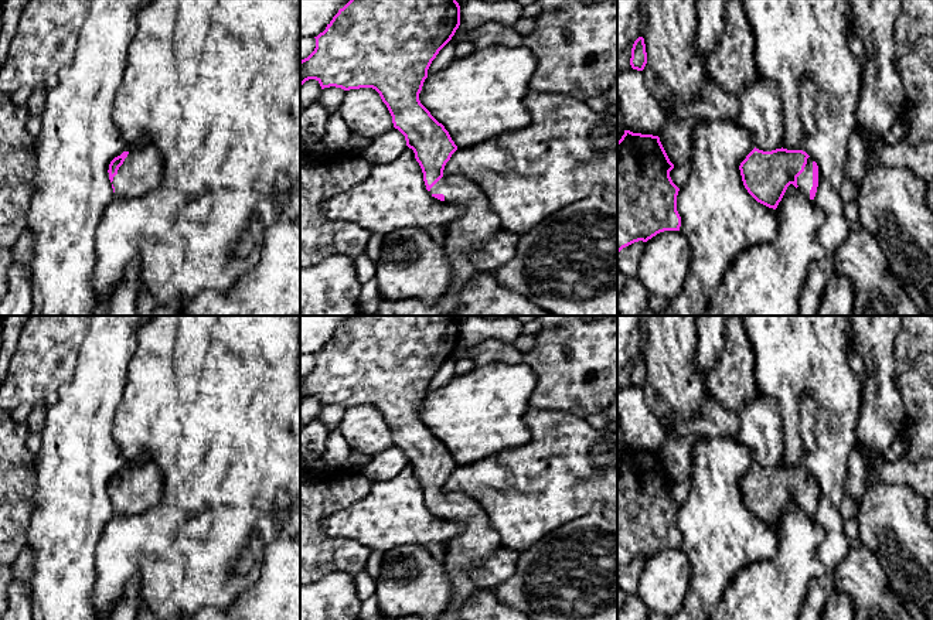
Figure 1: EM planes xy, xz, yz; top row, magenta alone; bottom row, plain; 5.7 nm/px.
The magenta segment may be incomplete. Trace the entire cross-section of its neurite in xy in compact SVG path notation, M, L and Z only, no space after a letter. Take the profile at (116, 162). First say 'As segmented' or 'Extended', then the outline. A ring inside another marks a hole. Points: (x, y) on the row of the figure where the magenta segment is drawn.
Extended. M153 144L123 151L109 164L109 180L118 198L140 197L163 178L163 159Z

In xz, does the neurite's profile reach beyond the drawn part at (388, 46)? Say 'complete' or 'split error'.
split error

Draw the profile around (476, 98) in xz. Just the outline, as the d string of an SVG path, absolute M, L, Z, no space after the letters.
M494 44L454 58L446 68L428 75L419 101L445 126L457 149L469 149L531 122L524 98L535 69L537 59L524 45Z

